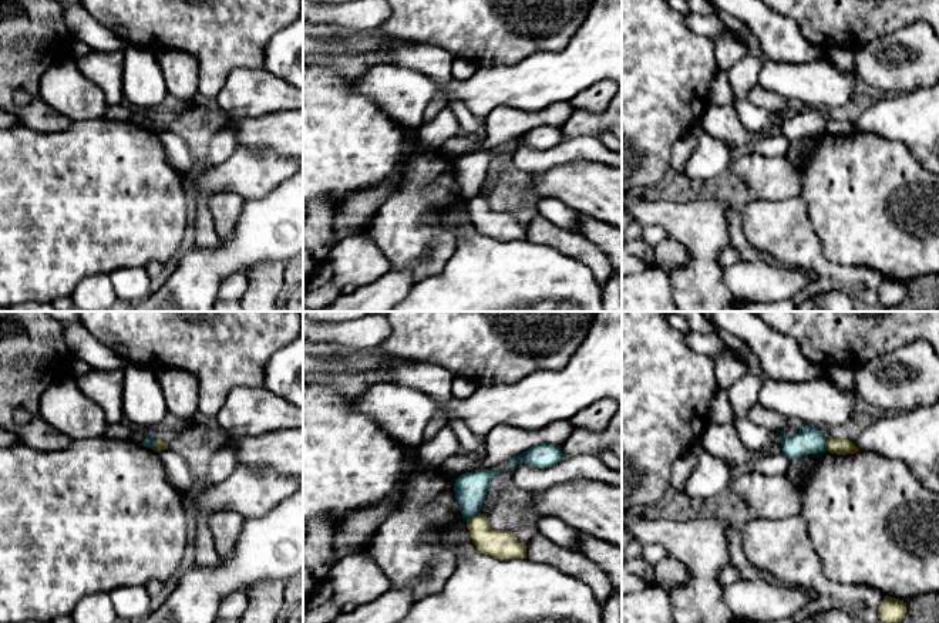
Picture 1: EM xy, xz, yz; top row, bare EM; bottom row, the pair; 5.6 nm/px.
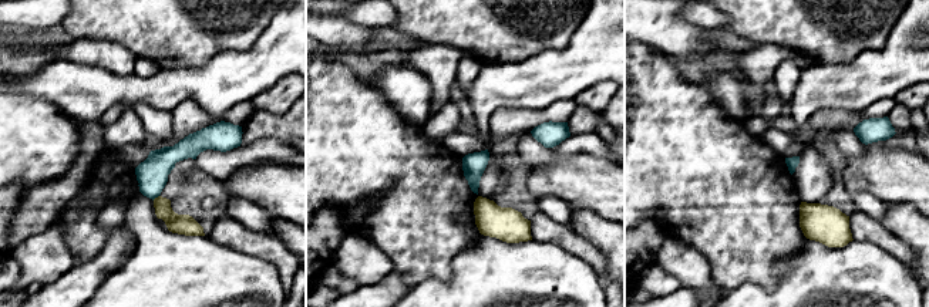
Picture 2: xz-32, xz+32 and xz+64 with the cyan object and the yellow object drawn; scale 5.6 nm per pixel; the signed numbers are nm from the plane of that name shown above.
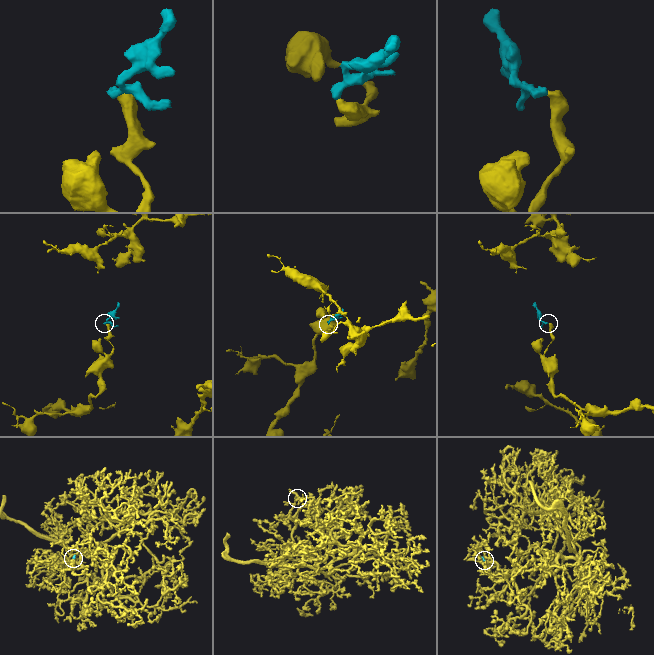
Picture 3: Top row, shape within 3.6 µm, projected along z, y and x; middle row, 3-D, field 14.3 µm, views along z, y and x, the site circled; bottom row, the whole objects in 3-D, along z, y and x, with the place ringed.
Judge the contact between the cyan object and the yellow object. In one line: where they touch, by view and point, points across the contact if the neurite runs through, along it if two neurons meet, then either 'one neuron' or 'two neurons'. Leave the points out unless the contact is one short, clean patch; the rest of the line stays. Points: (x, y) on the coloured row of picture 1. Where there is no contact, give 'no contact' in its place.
contact xz (473, 515); border xz (478, 512), (467, 521); two neurons

